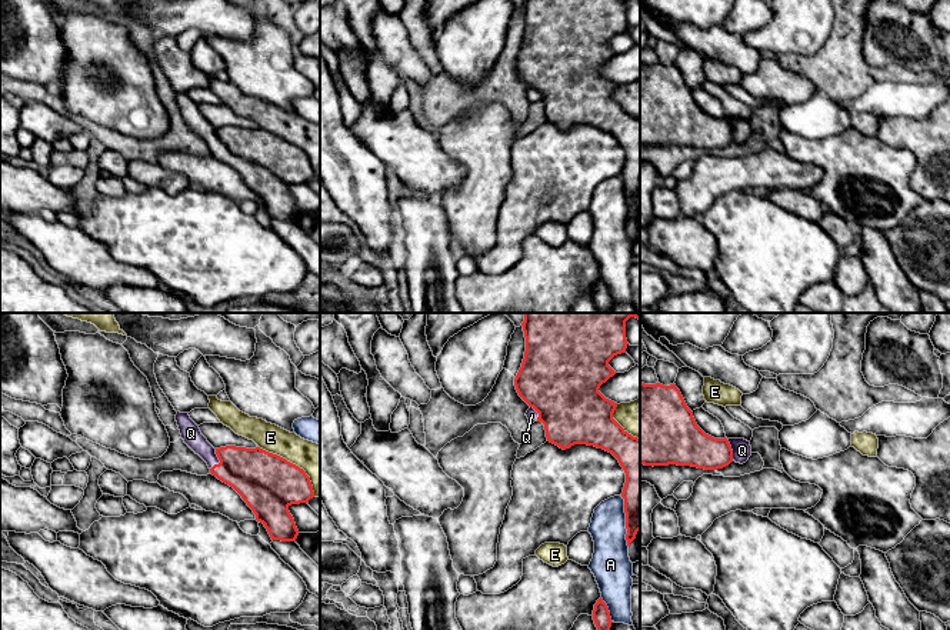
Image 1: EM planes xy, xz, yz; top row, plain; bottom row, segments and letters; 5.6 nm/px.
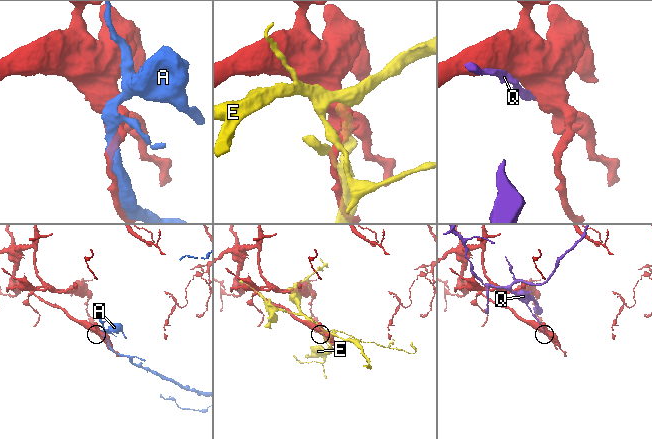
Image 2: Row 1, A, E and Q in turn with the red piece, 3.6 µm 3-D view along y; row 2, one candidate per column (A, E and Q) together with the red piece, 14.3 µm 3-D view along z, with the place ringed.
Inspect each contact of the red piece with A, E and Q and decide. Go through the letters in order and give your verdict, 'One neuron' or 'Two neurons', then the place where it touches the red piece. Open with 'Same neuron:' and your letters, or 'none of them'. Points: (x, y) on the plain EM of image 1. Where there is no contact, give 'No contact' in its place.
Same neuron: none of them
A: Two neurons. Touches red at xz (607, 290)
E: Two neurons. Touches red at xy (294, 144)
Q: Two neurons. Touches red at xy (219, 139)

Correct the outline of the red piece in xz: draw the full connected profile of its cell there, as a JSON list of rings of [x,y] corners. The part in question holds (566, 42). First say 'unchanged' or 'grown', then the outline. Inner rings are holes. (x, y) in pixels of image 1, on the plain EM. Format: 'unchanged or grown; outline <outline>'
unchanged; outline [[[524,0],[521,6],[523,6],[524,17],[526,17],[526,31],[524,31],[521,47],[514,59],[514,66],[516,66],[519,76],[539,93],[537,101],[541,101],[544,104],[547,121],[559,126],[563,130],[570,129],[574,124],[594,126],[597,129],[603,129],[611,133],[619,140],[620,146],[623,147],[626,153],[626,163],[623,167],[621,177],[624,179],[626,209],[627,209],[626,220],[627,220],[627,226],[630,227],[630,223],[636,219],[636,214],[640,210],[640,119],[629,114],[613,99],[613,93],[617,87],[617,83],[606,79],[599,71],[600,66],[616,54],[616,51],[609,46],[609,41],[614,36],[626,33],[626,29],[629,24],[626,19],[626,1],[627,0]]]

